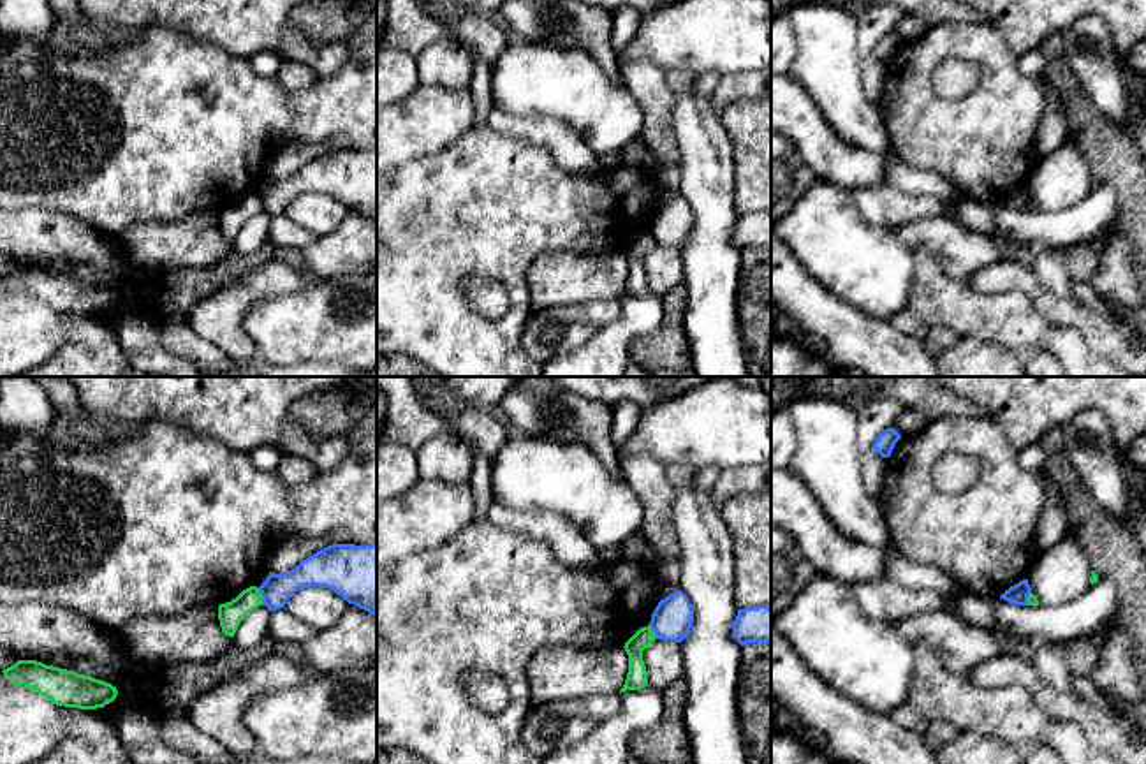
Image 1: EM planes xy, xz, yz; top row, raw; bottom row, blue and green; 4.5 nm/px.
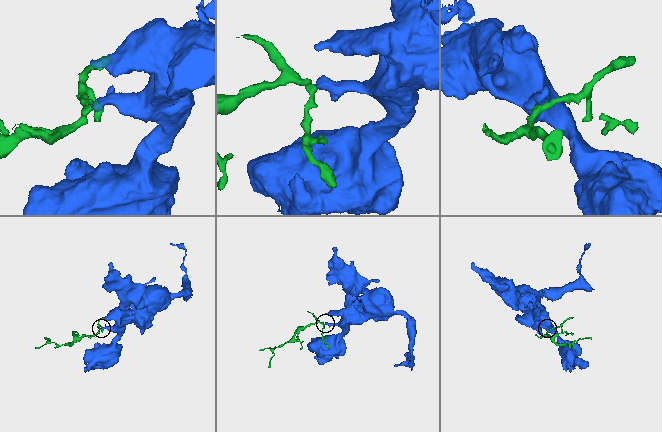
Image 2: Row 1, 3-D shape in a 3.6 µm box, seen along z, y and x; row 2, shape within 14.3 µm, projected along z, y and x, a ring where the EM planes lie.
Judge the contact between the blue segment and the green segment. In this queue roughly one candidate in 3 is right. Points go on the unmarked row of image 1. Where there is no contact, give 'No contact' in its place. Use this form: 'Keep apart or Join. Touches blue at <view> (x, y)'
Keep apart. Touches blue at xy (263, 203)

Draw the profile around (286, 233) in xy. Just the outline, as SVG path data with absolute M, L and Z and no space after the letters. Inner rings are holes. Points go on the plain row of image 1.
M285 213L271 217L269 239L273 246L303 250L317 241L317 236L290 220Z

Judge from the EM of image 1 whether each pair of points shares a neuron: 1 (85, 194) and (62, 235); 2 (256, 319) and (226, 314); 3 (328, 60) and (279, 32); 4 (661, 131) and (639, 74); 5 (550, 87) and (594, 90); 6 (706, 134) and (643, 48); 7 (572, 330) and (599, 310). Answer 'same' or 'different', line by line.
1: different
2: different
3: same
4: same
5: same
6: different
7: same

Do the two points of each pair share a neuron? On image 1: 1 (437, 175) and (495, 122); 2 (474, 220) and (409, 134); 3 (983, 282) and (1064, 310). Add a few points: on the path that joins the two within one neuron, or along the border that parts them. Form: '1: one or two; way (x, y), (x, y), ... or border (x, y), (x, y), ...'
1: two; border (488, 125), (527, 141)
2: two; border (462, 136), (440, 150), (407, 161), (395, 169)
3: one; way (1002, 280), (1025, 280), (1044, 300)

